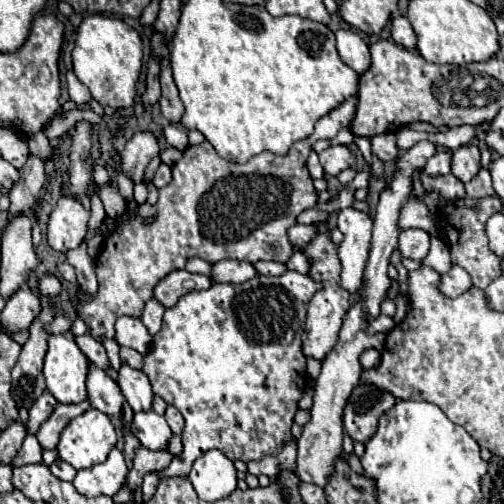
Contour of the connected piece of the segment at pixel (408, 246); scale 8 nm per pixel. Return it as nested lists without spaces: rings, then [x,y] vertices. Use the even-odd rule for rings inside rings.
[[[402,229],[398,237],[398,249],[404,257],[422,261],[430,247],[430,235],[422,229]]]

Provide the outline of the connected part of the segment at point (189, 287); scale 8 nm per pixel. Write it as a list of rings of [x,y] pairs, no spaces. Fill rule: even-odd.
[[[176,269],[170,275],[166,275],[154,289],[154,297],[164,305],[164,307],[174,307],[176,301],[194,291],[194,289],[208,289],[212,285],[210,275],[198,275],[190,273],[186,269]]]

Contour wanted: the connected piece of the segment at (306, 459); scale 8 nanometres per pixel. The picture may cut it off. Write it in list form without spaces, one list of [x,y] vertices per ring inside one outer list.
[[[358,297],[352,301],[352,305],[344,317],[344,323],[340,329],[340,339],[338,339],[336,347],[322,361],[322,371],[320,371],[320,377],[316,379],[316,395],[314,395],[314,405],[310,409],[310,421],[304,425],[302,435],[298,439],[296,475],[306,483],[314,483],[318,487],[326,485],[326,477],[332,473],[334,459],[342,453],[342,437],[344,437],[342,411],[344,411],[344,405],[346,405],[352,389],[358,385],[358,379],[360,379],[362,367],[358,363],[358,357],[366,349],[377,347],[377,349],[381,348],[382,352],[384,348],[386,334],[368,335],[366,327],[368,327],[368,323],[366,323],[364,307],[362,307],[362,297]]]

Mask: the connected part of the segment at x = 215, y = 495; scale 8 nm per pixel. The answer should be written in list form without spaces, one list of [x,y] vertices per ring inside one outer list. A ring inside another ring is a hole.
[[[218,449],[204,453],[192,467],[188,479],[204,501],[218,501],[236,489],[236,469]]]

